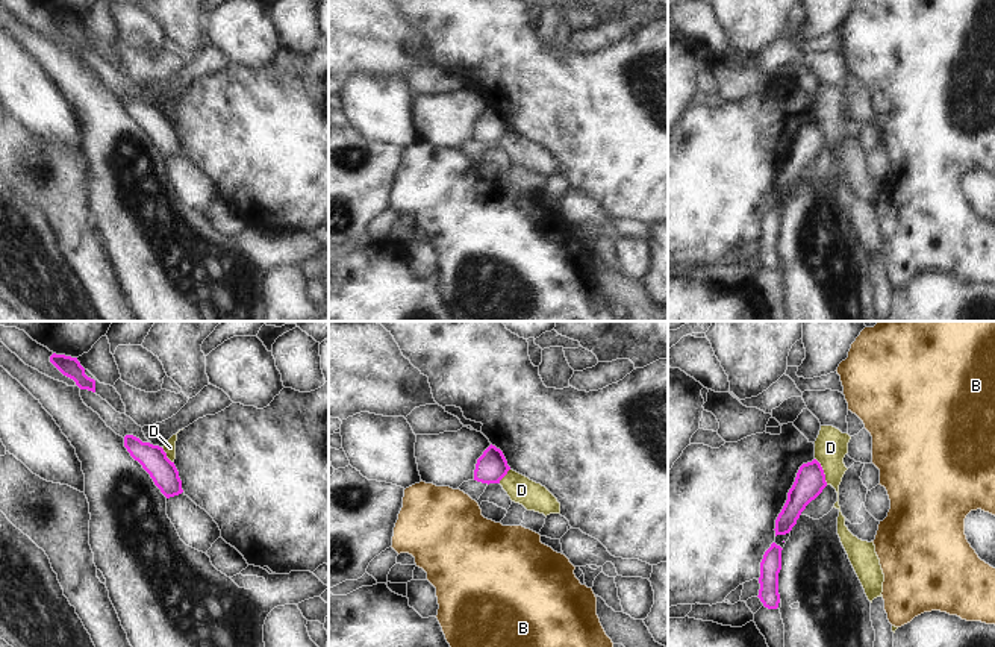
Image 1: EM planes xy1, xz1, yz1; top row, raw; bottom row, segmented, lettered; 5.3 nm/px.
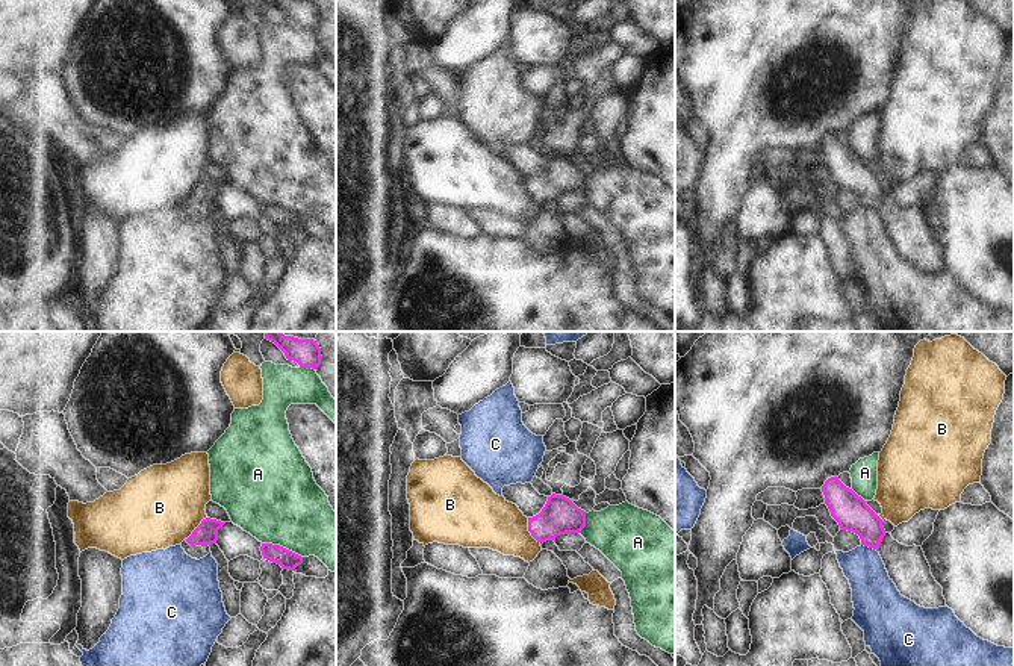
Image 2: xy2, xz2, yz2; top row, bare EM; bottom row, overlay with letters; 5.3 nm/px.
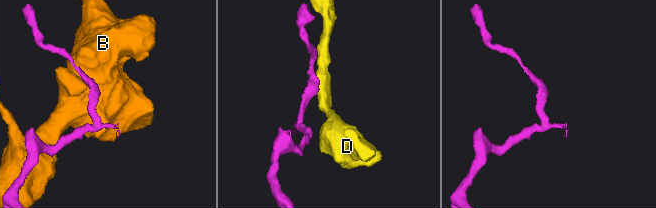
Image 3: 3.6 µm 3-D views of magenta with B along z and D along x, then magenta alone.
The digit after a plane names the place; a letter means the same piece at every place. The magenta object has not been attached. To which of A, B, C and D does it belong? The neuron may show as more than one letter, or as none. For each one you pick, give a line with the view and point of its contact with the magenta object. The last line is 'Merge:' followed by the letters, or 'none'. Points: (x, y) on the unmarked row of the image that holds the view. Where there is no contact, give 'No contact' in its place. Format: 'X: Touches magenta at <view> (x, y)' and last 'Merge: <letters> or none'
Merge: none

